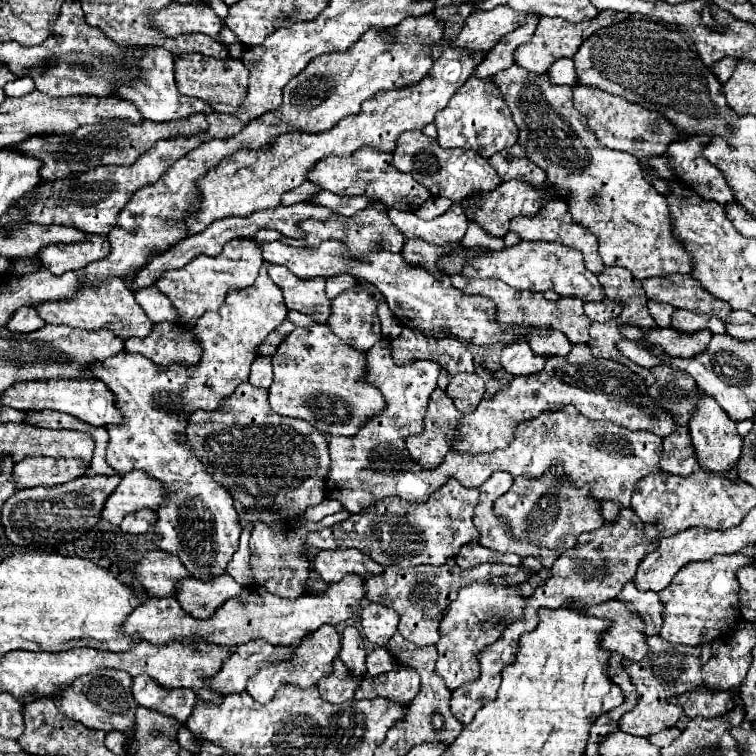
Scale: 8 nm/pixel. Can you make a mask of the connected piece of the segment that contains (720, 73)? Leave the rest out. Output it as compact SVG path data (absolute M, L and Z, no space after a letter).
M724 57L724 59L720 59L720 61L716 61L714 63L714 67L712 67L712 71L714 71L714 75L724 83L724 81L728 81L730 77L732 77L732 73L734 73L734 69L736 69L736 59L734 57Z

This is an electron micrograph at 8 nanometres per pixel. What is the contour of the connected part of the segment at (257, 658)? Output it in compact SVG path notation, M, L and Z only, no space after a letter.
M252 639L250 643L238 645L238 651L224 661L218 675L214 675L208 683L222 695L240 693L246 689L248 679L258 673L262 663L276 665L290 659L290 655L294 655L294 647L270 645L268 641Z

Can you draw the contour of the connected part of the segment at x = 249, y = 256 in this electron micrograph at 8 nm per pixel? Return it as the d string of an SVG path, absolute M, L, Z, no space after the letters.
M230 241L226 243L224 251L216 257L200 255L194 261L190 261L186 267L178 271L166 271L158 281L156 287L170 299L172 307L178 313L178 325L184 329L194 329L198 317L202 317L206 311L218 311L220 305L226 299L226 293L232 289L246 289L256 281L258 269L262 267L262 253L256 251L254 241Z

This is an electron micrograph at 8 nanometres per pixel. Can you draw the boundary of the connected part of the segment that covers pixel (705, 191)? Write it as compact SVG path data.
M688 137L686 141L672 143L668 147L670 163L676 179L690 185L702 199L728 205L734 201L732 189L726 185L718 169L702 157L702 145L706 145L708 139L710 137Z

